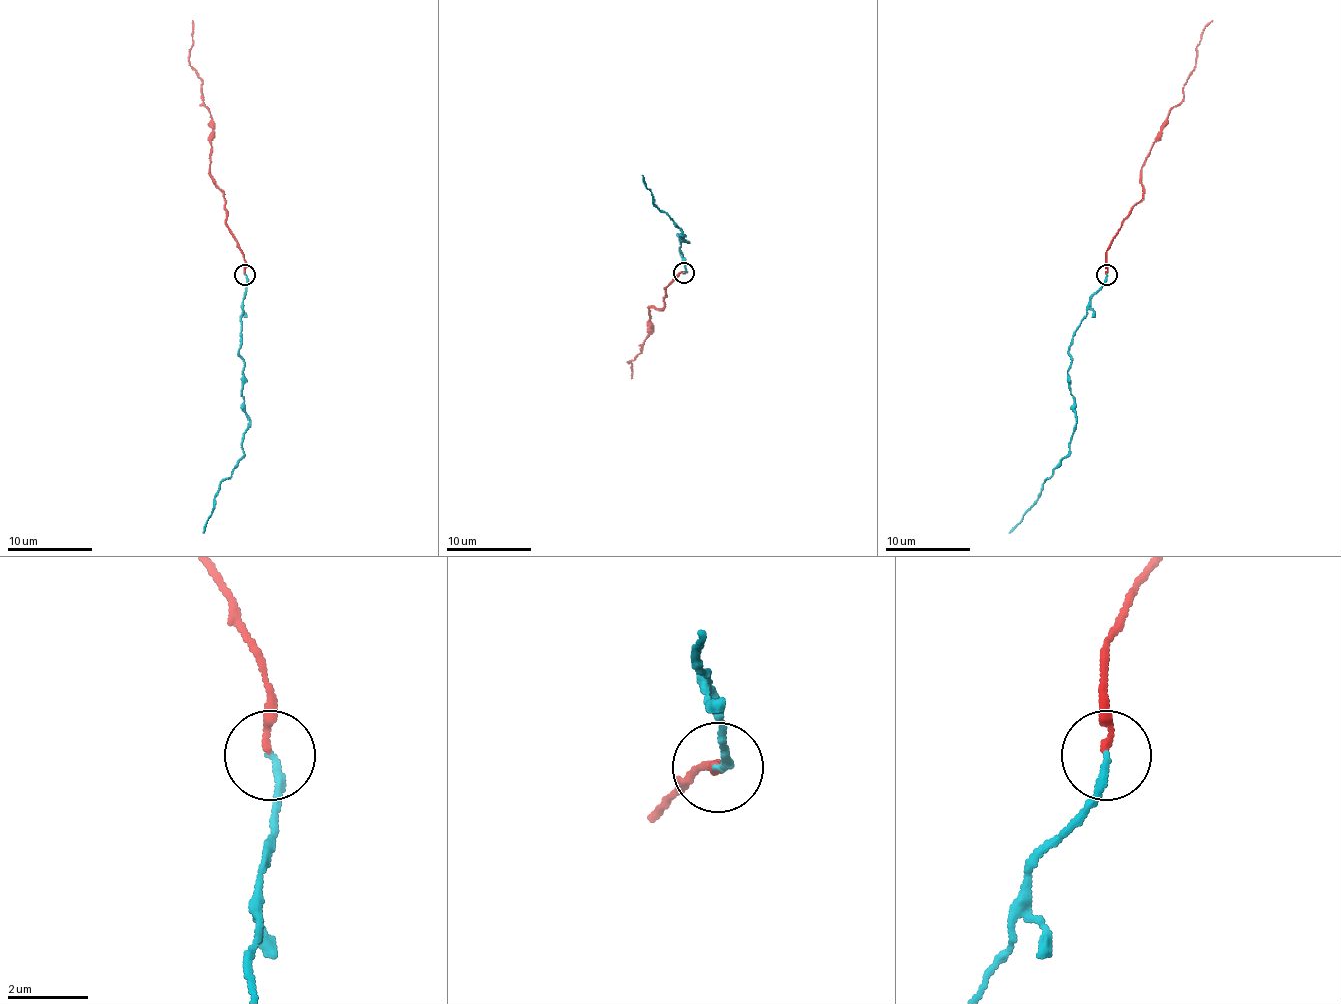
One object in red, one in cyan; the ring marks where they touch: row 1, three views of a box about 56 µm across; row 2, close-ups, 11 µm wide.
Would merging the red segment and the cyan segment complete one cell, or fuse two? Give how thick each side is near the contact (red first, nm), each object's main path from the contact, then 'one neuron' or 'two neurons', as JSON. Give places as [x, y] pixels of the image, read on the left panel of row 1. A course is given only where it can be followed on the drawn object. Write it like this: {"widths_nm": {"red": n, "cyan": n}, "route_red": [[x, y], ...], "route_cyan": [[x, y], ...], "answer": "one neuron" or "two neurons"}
{"widths_nm": {"red": 160, "cyan": 180}, "route_red": [[245, 274], [224, 198], [209, 172], [212, 119], [201, 79], [188, 60], [193, 20]], "route_cyan": [[245, 274], [239, 352], [248, 428], [243, 454], [220, 483], [203, 532]], "answer": "one neuron"}

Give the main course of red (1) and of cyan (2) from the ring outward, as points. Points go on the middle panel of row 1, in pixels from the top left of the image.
1: (684, 272), (665, 289), (663, 308), (648, 308), (651, 331), (640, 352), (627, 363), (632, 367), (632, 378)
2: (684, 272), (678, 234), (682, 238), (682, 234), (680, 236), (687, 242), (672, 219), (653, 202), (642, 174)

